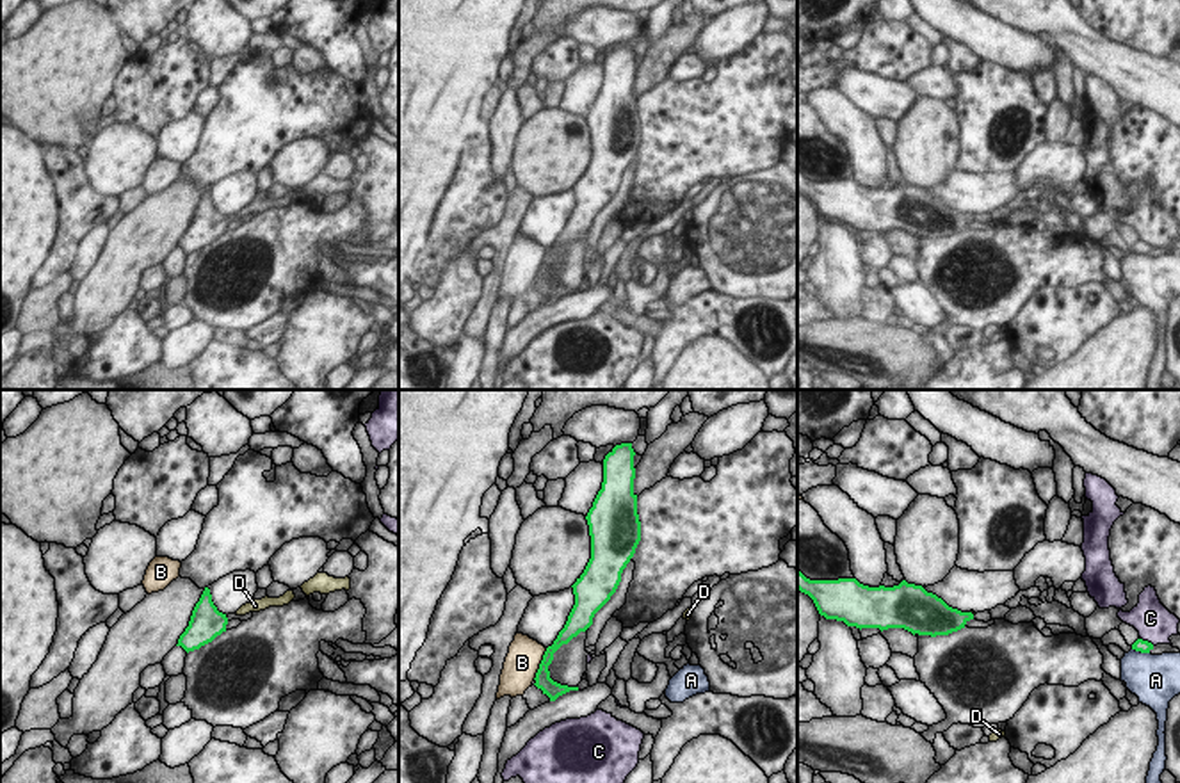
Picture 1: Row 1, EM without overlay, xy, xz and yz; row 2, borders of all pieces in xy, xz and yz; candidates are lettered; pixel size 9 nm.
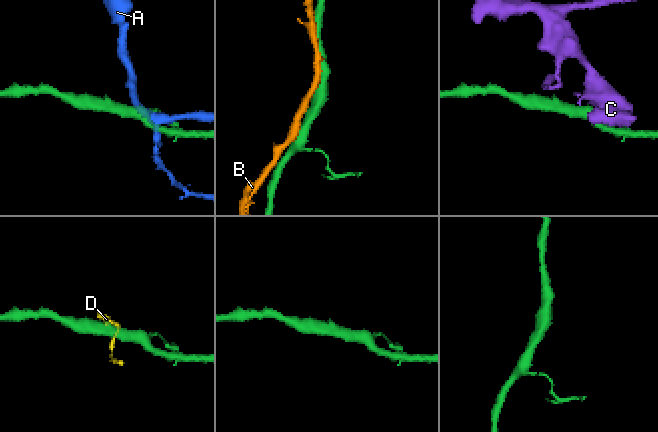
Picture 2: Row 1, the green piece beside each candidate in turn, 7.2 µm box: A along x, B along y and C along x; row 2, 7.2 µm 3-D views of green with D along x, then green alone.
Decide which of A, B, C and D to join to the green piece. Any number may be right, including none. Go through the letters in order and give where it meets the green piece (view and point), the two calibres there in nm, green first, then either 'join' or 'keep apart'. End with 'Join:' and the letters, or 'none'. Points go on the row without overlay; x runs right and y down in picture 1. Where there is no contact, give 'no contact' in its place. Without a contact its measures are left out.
A: meets green in yz at (1141, 253); 120 nm thick on the green side, 420 nm on the other; keep apart
B: meets green in xz at (540, 266); 140 nm thick on the green side, 320 nm on the other; keep apart
C: meets green in yz at (1147, 242); 120 nm thick on the green side, 340 nm on the other; keep apart
D: no contact; join
Join: D

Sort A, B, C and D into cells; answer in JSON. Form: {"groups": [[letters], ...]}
{"groups": [["A"], ["B"], ["C"], ["D"]]}

